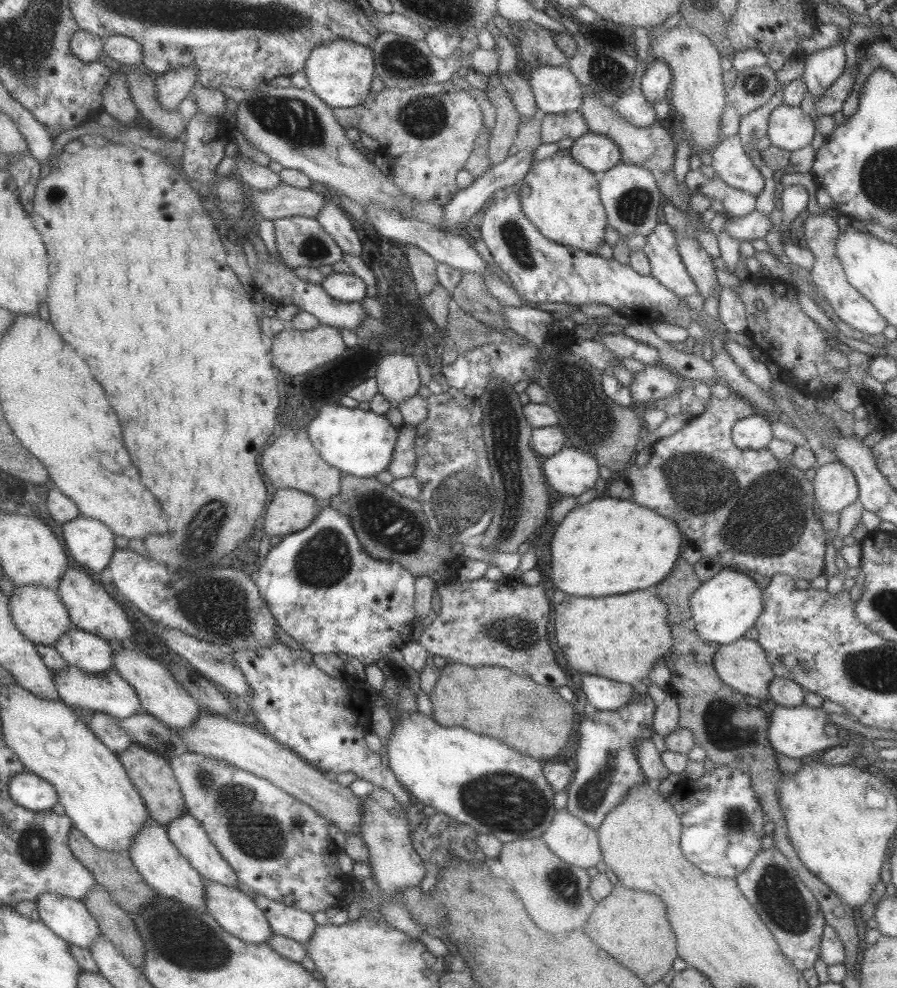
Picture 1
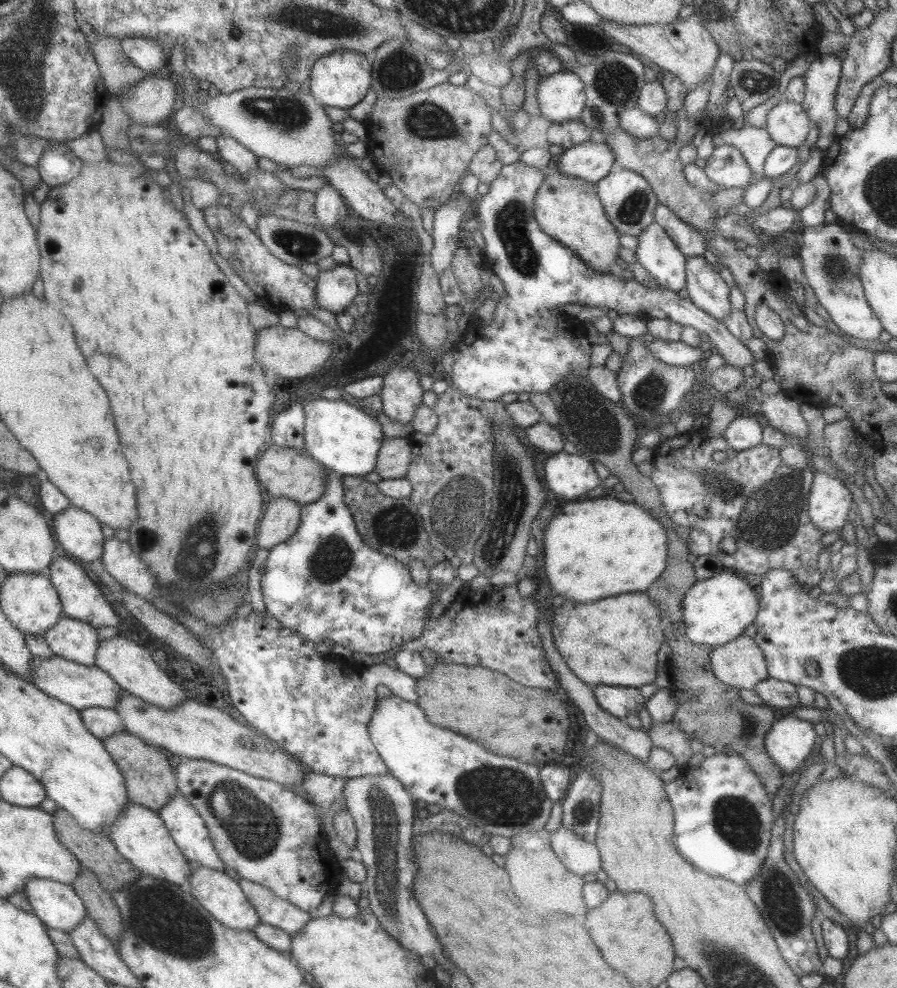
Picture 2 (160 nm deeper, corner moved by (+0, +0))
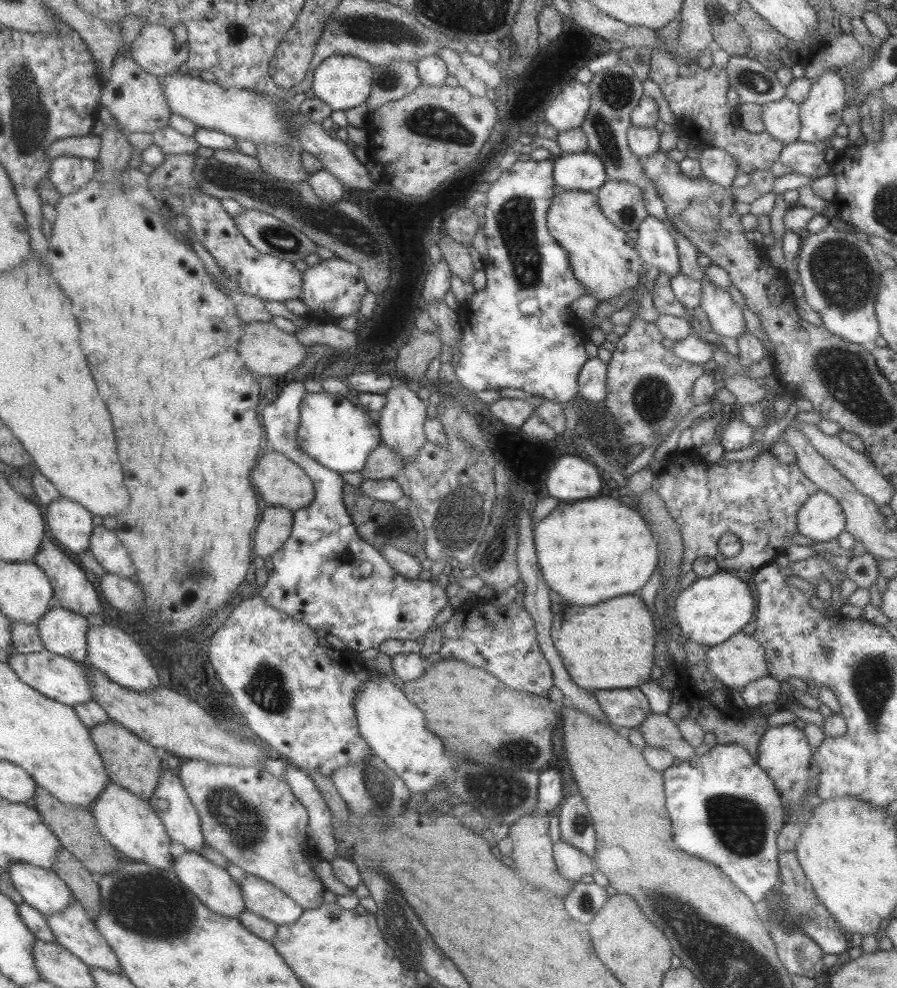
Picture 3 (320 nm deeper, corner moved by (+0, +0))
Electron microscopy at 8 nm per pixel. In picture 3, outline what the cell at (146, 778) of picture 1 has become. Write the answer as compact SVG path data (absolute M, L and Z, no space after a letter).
M111 719L95 723L95 726L89 729L89 734L110 780L147 801L157 786L160 770L164 764L164 759L159 759L155 755L155 748L136 738L132 732Z

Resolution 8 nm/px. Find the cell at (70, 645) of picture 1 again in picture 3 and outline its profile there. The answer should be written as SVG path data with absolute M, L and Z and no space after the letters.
M52 604L39 618L36 630L43 648L74 661L86 661L86 618Z

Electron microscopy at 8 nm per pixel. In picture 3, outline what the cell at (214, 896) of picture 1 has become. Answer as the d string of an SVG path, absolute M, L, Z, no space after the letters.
M185 851L183 854L172 858L171 869L179 882L192 892L209 910L217 914L238 918L244 908L241 889L229 873L219 865L211 863L201 857L199 853Z

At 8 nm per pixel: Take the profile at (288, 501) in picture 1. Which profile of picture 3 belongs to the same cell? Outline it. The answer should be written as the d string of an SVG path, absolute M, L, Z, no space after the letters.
M266 506L261 520L256 524L253 538L253 556L266 559L276 554L290 535L292 527L291 510L279 506Z

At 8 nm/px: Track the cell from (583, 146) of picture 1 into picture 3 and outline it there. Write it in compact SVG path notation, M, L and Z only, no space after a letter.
M589 150L561 154L552 164L552 182L562 190L592 193L606 180L603 163Z

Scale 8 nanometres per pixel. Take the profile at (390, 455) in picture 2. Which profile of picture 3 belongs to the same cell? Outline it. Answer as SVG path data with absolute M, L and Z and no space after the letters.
M379 443L367 456L361 470L358 470L363 479L381 480L394 478L403 468L402 458L396 452Z

